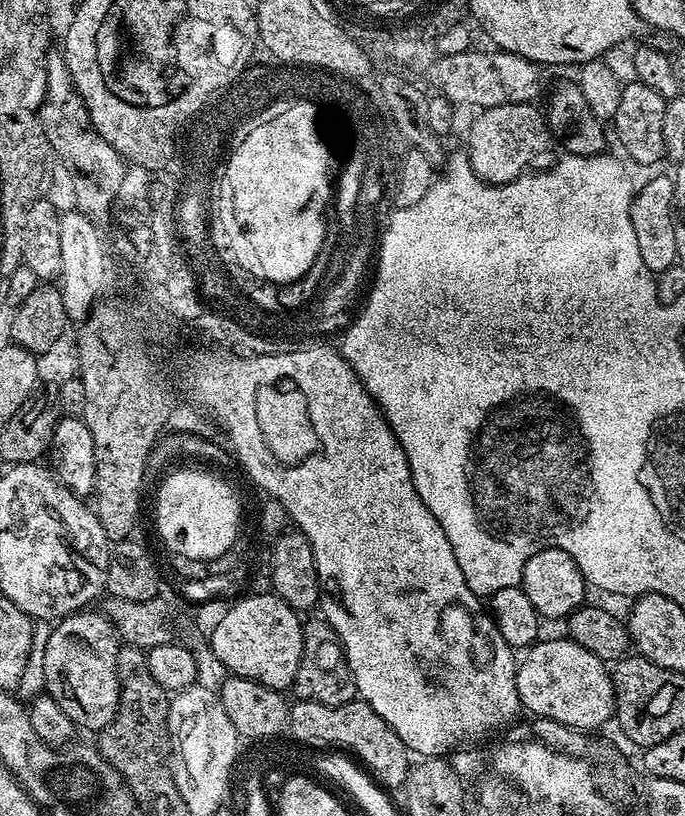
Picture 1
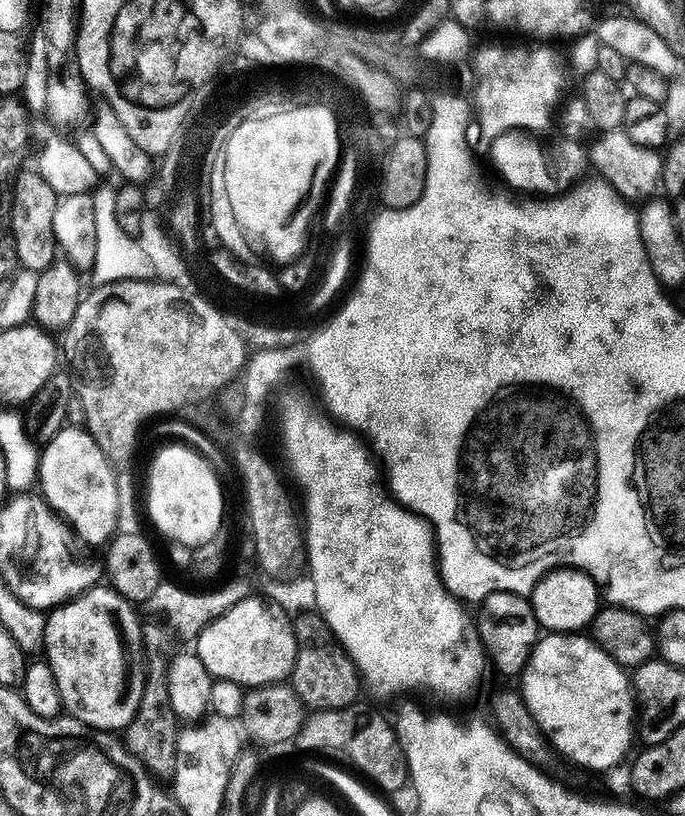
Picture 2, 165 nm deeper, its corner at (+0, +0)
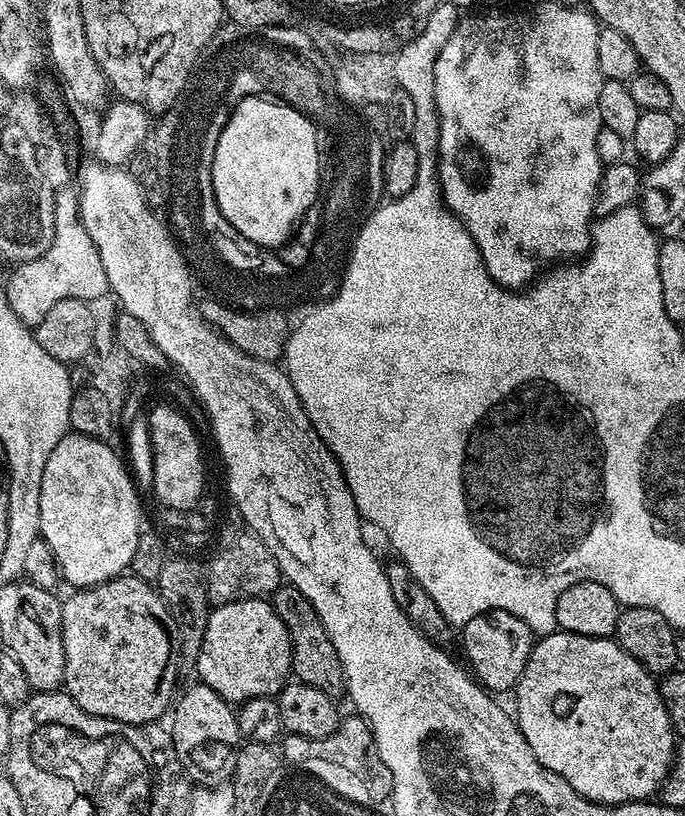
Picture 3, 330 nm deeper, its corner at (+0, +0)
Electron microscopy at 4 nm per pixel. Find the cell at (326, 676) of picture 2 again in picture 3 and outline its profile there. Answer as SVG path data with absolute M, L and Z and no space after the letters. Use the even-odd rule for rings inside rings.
M281 583L270 597L272 608L282 618L282 626L286 626L288 637L292 643L292 676L306 686L314 686L314 690L322 690L322 694L330 694L334 698L345 695L344 671L338 658L338 650L334 650L334 642L330 642L330 634L326 634L326 626L322 626L322 618L318 618L318 610L292 584Z

